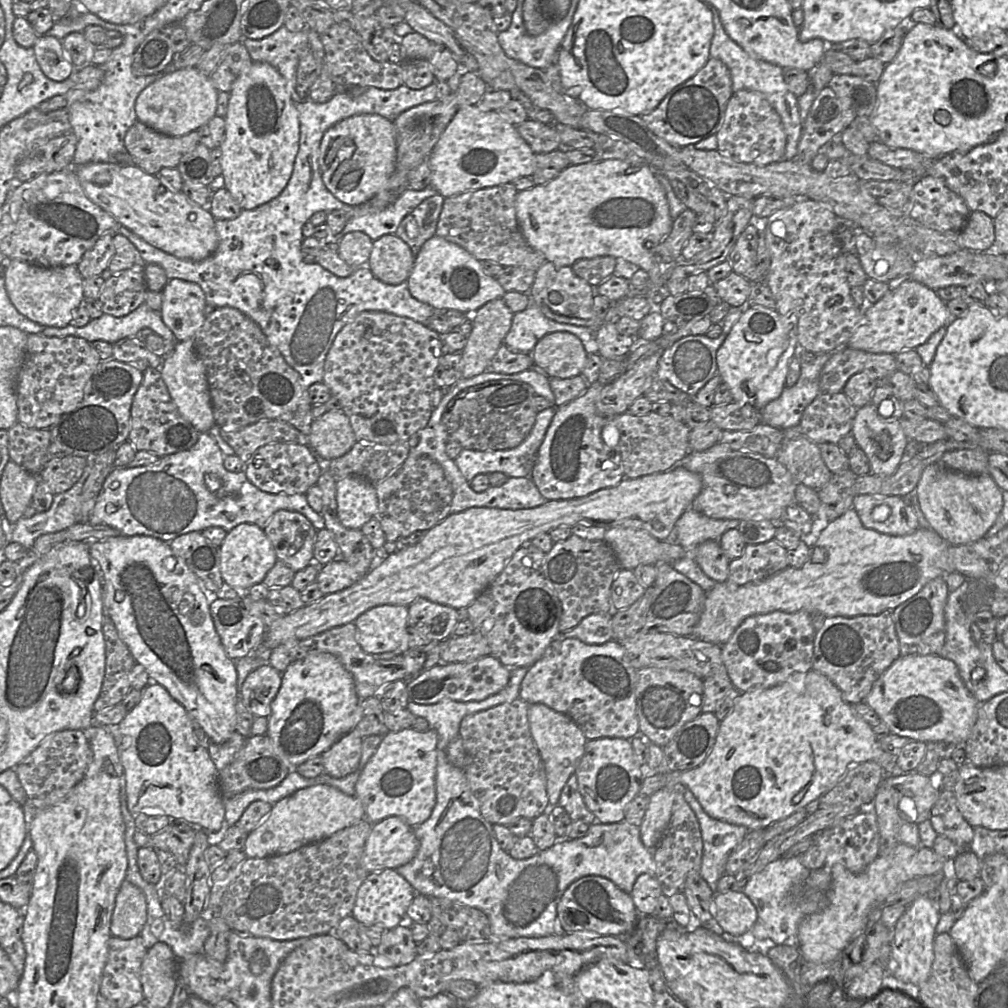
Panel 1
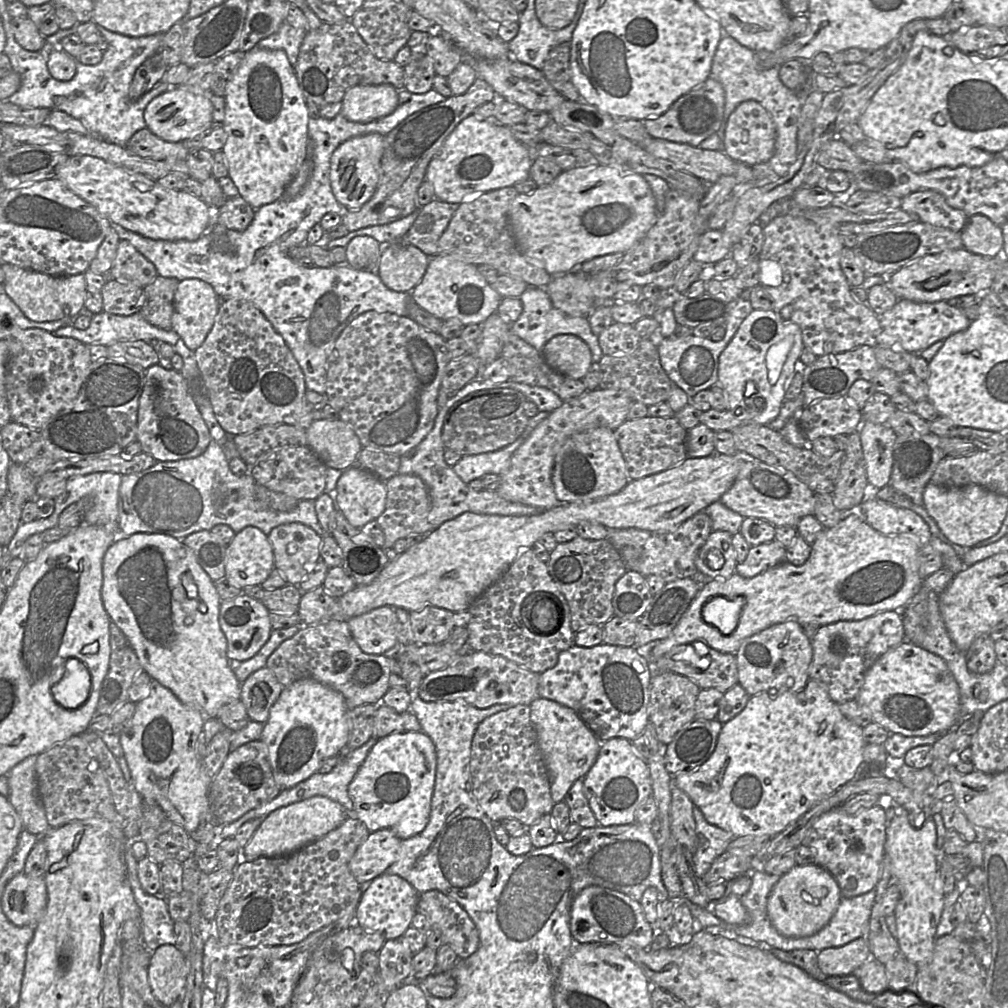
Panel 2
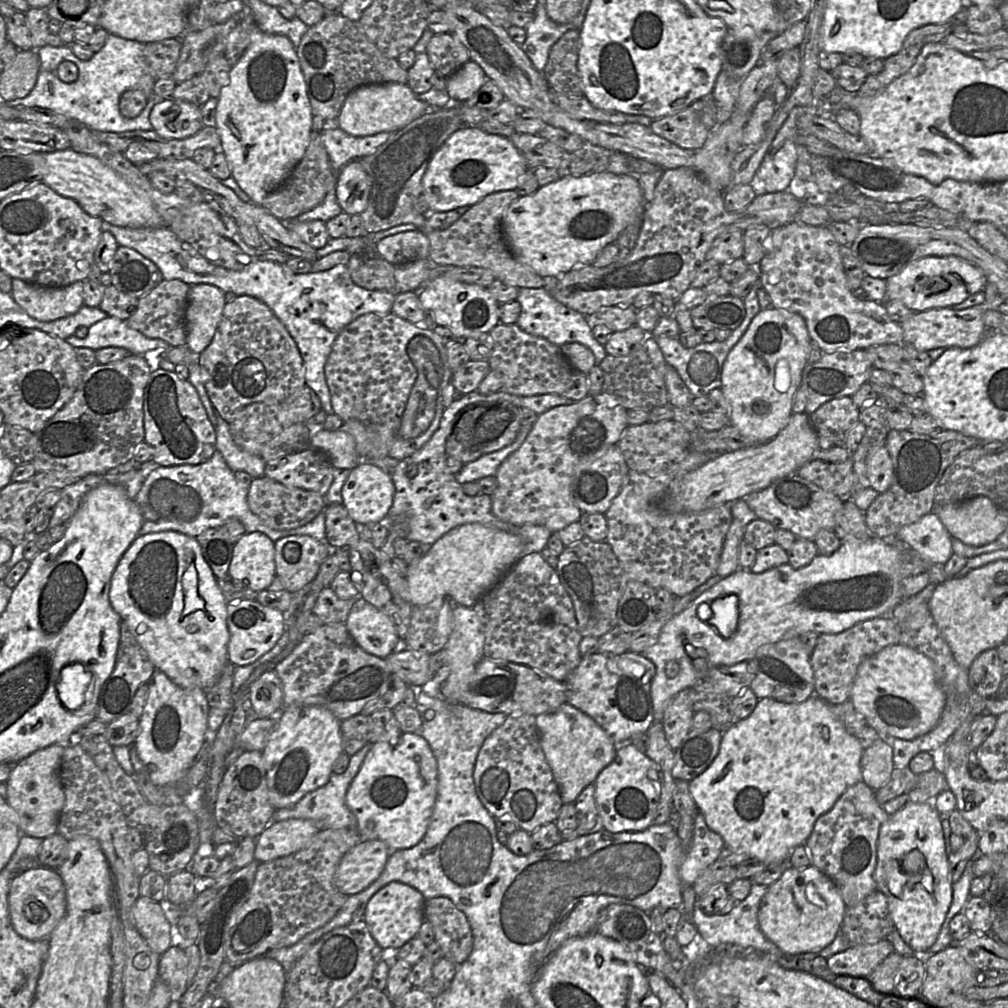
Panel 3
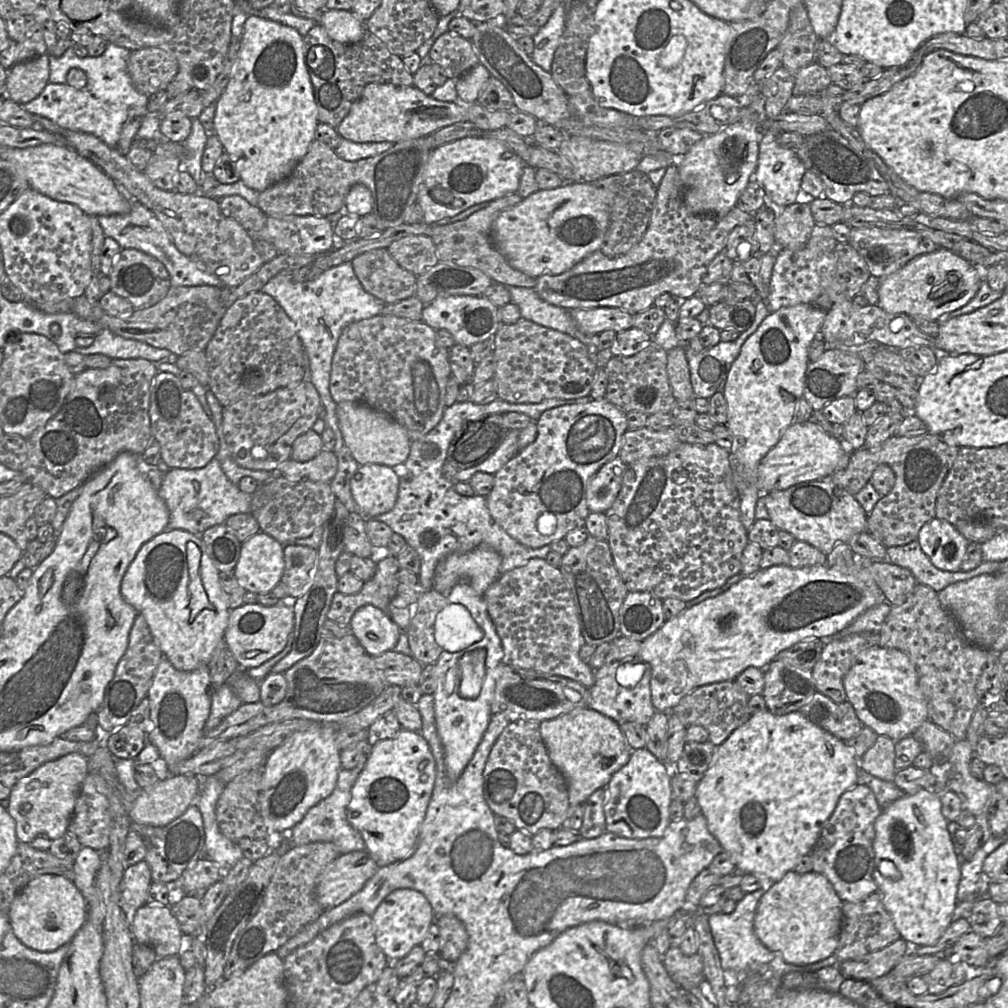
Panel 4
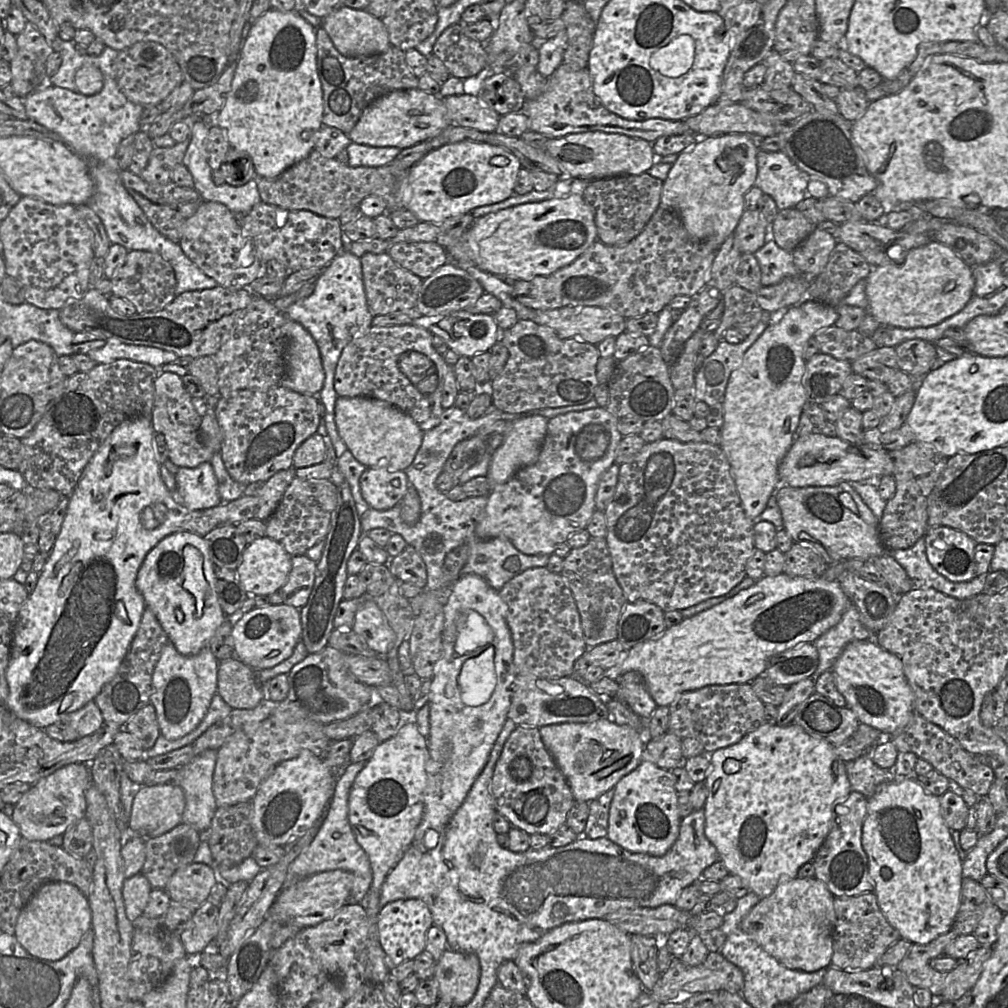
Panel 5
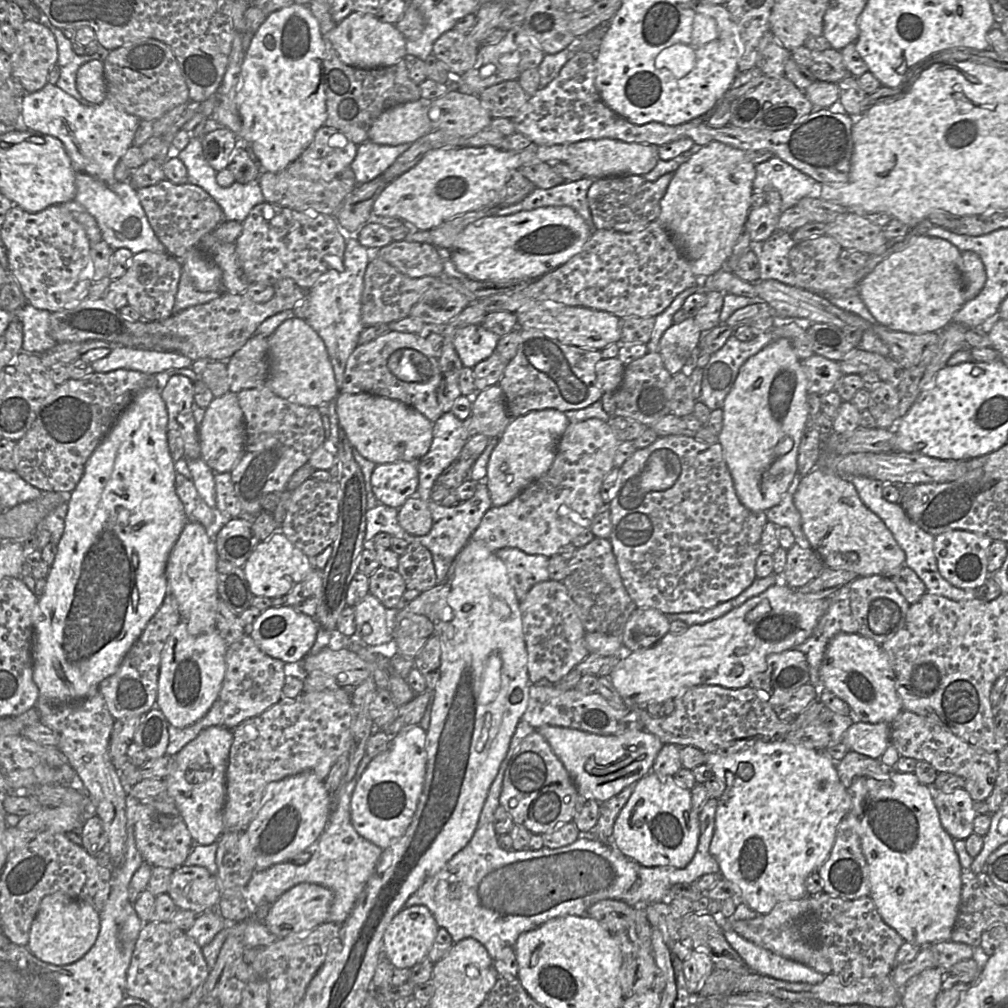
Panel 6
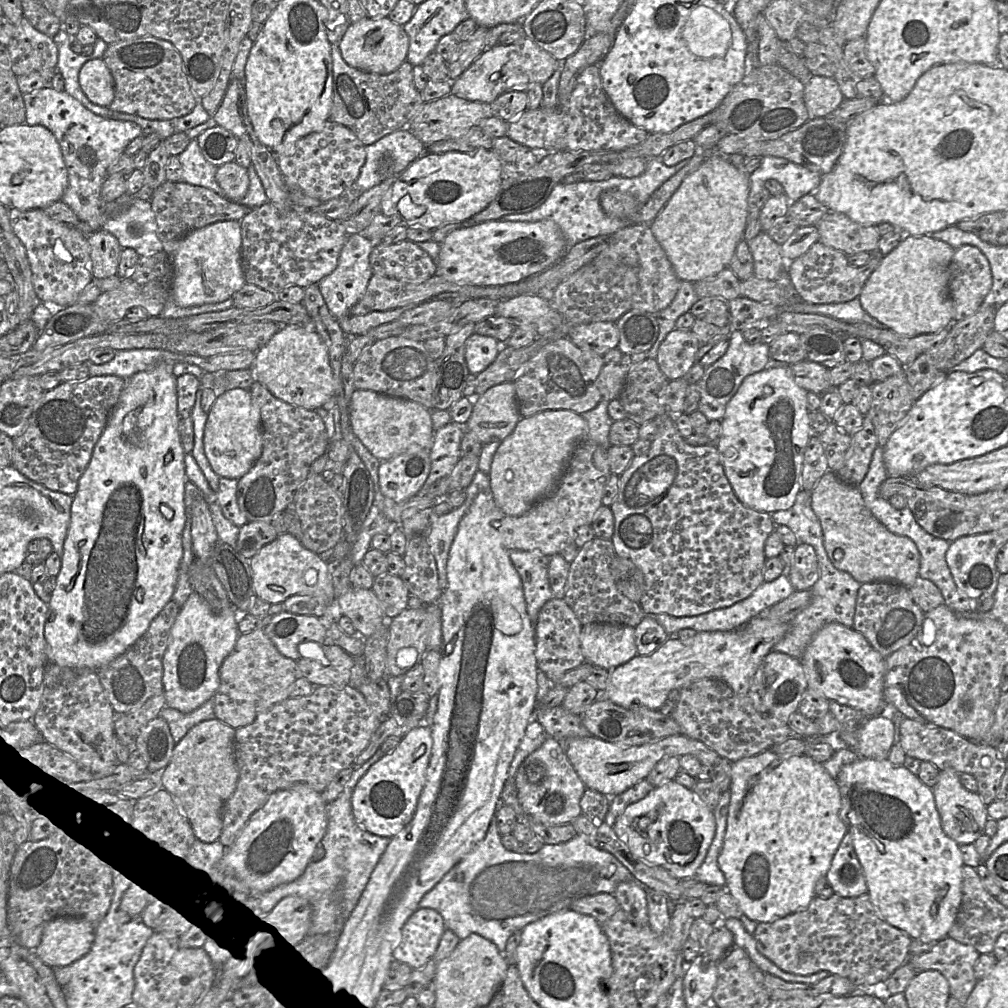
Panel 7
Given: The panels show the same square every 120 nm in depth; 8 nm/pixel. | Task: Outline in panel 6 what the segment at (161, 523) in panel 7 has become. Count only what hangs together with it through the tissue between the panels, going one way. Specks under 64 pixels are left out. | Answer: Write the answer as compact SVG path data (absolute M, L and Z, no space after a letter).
M157 386L148 387L132 400L120 414L106 437L96 447L85 464L81 479L70 495L64 532L57 544L55 560L50 566L45 590L38 598L40 619L34 628L33 680L38 687L41 699L51 699L67 703L82 700L96 694L99 691L100 682L113 675L119 669L125 655L140 637L147 623L157 612L165 596L168 594L166 578L167 561L188 520L184 505L176 492L175 461L169 450L167 433L168 412L166 404L161 397L160 389Z

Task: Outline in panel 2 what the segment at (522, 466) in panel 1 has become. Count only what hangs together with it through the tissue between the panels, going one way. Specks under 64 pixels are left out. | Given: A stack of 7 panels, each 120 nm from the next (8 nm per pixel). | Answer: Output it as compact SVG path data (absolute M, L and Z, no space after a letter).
M539 411L528 420L523 433L513 443L502 449L476 455L462 456L461 459L452 466L454 472L466 484L475 479L482 479L488 474L501 476L509 468L514 452L523 444L533 429L545 419L548 414L548 412Z

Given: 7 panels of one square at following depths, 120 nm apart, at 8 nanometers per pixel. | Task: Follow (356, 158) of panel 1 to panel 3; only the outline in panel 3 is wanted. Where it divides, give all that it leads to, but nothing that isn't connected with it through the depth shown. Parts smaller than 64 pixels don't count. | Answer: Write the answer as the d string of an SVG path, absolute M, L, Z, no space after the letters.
M359 160L347 163L338 172L335 193L343 212L360 215L367 207L371 179Z

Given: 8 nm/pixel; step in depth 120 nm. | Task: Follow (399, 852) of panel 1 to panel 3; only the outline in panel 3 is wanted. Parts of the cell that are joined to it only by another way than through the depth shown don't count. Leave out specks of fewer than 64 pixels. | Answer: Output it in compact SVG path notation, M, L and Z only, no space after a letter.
M362 840L341 859L335 873L338 890L352 896L368 888L384 870L391 854L381 840Z

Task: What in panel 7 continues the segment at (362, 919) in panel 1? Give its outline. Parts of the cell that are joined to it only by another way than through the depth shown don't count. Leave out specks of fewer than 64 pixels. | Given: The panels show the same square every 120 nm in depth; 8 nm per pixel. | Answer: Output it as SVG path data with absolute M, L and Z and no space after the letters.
M419 908L402 928L401 940L393 951L393 961L408 965L412 970L424 968L432 960L446 927L442 916L433 909Z

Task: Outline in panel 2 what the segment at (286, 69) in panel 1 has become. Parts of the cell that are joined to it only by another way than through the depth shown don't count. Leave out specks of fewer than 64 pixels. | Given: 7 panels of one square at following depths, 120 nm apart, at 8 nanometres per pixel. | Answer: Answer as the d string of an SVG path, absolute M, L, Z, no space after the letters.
M283 22L276 33L260 40L255 47L267 50L283 50L290 64L294 67L306 32L304 28L295 28Z

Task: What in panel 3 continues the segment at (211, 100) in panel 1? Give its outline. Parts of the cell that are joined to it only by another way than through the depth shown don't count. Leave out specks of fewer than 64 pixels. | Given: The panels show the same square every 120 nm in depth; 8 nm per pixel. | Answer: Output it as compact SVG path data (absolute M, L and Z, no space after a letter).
M173 98L158 102L149 118L153 130L165 139L185 139L203 127L201 107Z

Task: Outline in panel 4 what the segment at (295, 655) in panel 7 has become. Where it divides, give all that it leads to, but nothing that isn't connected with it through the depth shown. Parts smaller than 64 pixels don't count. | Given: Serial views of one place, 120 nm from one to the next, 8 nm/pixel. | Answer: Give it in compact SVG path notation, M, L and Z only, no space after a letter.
M280 602L274 606L243 604L230 611L224 640L240 668L255 668L285 648L288 637L293 632L294 623L295 614L289 602Z

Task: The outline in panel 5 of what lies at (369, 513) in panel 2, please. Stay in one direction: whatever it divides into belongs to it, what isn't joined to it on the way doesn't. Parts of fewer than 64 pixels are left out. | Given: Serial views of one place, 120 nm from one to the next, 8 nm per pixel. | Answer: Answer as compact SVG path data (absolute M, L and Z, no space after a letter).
M368 468L360 477L360 489L371 509L386 511L401 503L409 485L405 471Z

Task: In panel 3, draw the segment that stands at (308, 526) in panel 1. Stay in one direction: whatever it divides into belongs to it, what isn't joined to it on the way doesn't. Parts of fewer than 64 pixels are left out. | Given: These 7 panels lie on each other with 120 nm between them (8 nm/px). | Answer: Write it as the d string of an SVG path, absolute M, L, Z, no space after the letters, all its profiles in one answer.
M292 535L275 541L276 575L291 593L309 586L324 560L332 553L326 541L308 535Z

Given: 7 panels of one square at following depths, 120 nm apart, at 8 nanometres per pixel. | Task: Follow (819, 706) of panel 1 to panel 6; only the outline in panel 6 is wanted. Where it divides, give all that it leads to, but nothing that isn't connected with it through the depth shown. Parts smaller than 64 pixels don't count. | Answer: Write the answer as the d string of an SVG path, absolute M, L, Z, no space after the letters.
M785 740L756 742L744 750L731 754L705 752L705 763L711 767L713 774L718 778L722 786L722 794L718 798L715 829L710 844L710 853L718 862L722 877L739 887L739 901L743 901L759 914L767 914L780 901L805 897L808 894L805 885L807 876L814 871L818 871L819 867L829 857L838 825L851 808L851 798L847 788L842 784L838 776L836 763L823 755L819 750L807 748Z

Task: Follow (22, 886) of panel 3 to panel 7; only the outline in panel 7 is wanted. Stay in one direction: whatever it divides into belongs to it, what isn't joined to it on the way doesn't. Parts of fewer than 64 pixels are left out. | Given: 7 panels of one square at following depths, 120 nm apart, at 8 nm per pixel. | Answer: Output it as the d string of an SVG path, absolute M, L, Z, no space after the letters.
M57 917L45 926L41 942L35 952L52 968L64 967L84 956L90 950L94 938L95 926L90 922L75 917Z

